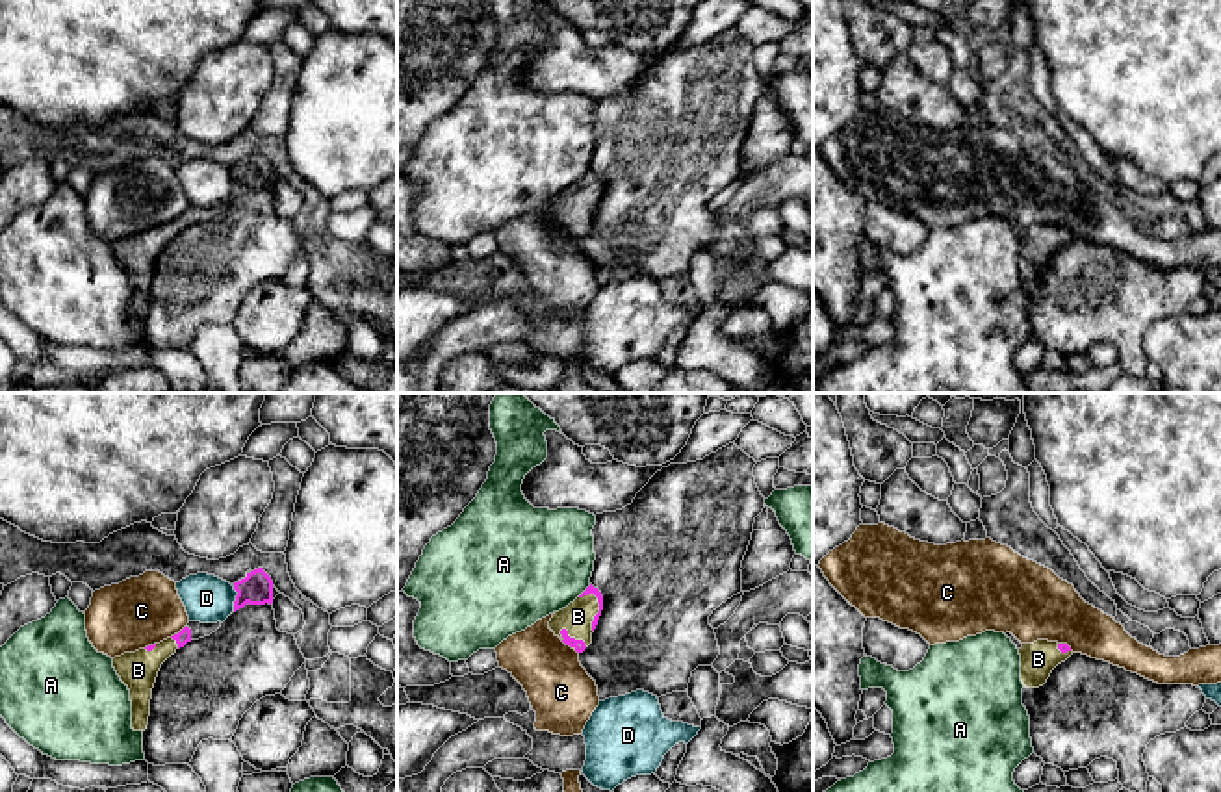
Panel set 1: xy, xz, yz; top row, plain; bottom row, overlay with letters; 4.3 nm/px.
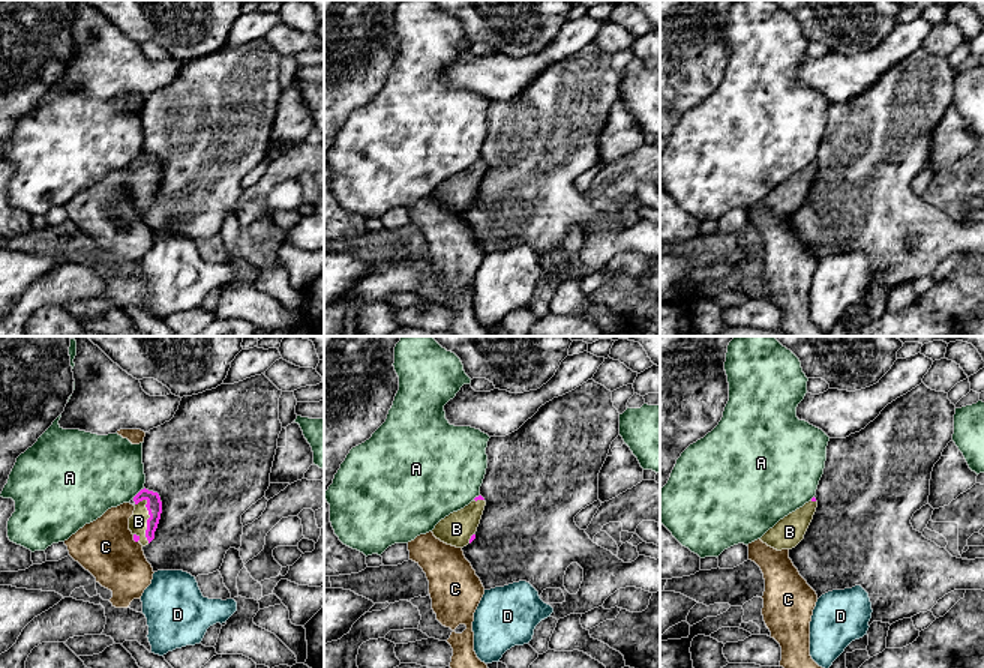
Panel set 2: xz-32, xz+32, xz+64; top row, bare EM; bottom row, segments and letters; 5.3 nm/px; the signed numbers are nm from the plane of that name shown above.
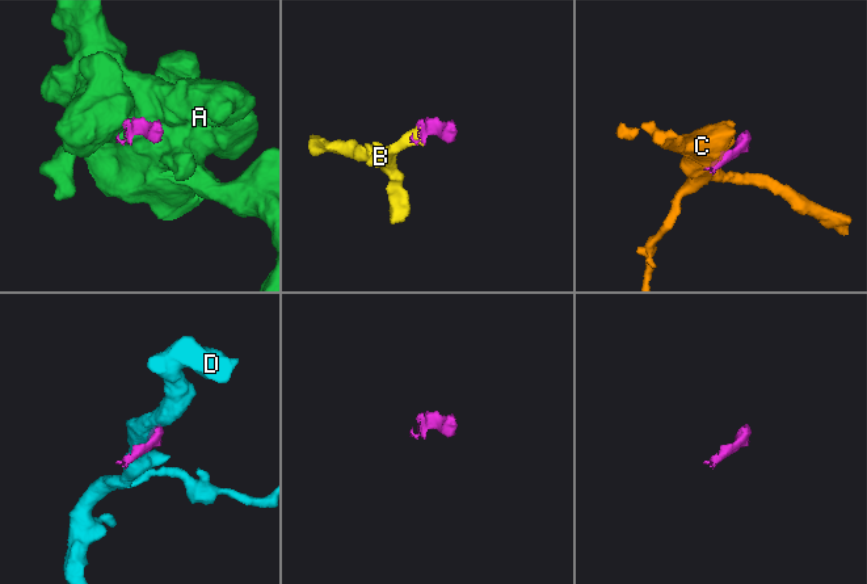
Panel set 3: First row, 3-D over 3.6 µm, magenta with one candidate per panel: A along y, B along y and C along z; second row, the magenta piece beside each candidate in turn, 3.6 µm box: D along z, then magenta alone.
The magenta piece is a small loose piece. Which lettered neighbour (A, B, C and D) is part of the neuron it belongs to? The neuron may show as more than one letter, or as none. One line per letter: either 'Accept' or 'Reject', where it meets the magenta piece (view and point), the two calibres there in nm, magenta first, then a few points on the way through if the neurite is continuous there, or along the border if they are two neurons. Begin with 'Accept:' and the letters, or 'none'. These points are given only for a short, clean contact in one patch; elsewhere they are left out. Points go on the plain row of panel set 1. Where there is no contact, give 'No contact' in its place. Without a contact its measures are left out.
Accept: B
A: Reject. Touches magenta at xz (585, 175). Thickness 40 nm (magenta) against 460 nm. Boundary: xz (591, 169), (578, 180)
B: Accept. Touches magenta at xz (600, 195). Thickness 40 nm (magenta) against 140 nm. Path across: xz (591, 173), (600, 195), (587, 195), (578, 201)
C: Reject. Touches magenta at xy (179, 217). Thickness 60 nm (magenta) against 300 nm. Boundary: xy (184, 210), (169, 221)
D: Reject. Touches magenta at xy (236, 184). Thickness 140 nm (magenta) against 200 nm

